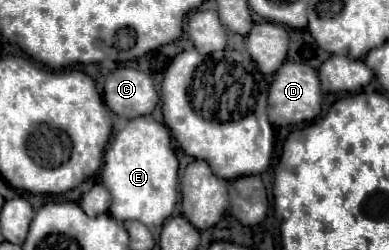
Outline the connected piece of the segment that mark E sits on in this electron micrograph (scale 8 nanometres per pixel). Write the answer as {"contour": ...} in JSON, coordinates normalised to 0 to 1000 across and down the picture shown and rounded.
{"contour":[[[391,468],[334,476],[329,500],[293,548],[283,588],[272,596],[267,676],[262,676],[262,740],[288,780],[283,860],[293,876],[303,876],[303,884],[350,876],[350,884],[370,892],[375,908],[416,900],[442,860],[460,792],[460,768],[452,764],[452,748],[458,748],[458,636],[447,620],[442,564],[437,564],[437,524],[427,516],[427,500],[396,484]]]}

